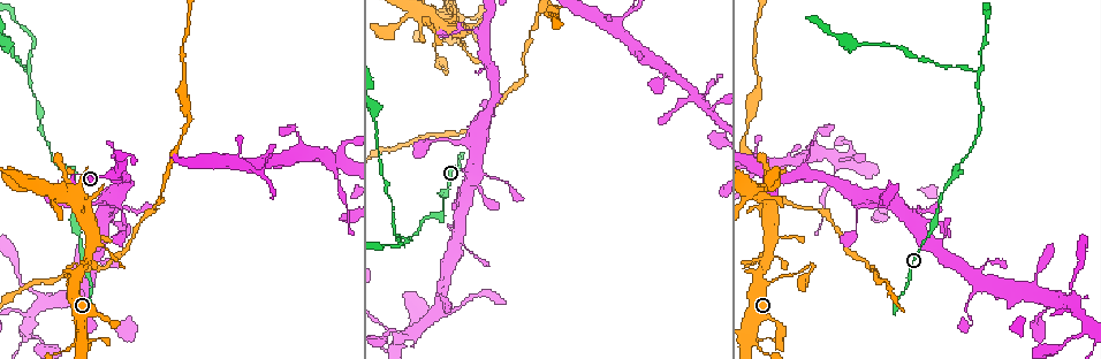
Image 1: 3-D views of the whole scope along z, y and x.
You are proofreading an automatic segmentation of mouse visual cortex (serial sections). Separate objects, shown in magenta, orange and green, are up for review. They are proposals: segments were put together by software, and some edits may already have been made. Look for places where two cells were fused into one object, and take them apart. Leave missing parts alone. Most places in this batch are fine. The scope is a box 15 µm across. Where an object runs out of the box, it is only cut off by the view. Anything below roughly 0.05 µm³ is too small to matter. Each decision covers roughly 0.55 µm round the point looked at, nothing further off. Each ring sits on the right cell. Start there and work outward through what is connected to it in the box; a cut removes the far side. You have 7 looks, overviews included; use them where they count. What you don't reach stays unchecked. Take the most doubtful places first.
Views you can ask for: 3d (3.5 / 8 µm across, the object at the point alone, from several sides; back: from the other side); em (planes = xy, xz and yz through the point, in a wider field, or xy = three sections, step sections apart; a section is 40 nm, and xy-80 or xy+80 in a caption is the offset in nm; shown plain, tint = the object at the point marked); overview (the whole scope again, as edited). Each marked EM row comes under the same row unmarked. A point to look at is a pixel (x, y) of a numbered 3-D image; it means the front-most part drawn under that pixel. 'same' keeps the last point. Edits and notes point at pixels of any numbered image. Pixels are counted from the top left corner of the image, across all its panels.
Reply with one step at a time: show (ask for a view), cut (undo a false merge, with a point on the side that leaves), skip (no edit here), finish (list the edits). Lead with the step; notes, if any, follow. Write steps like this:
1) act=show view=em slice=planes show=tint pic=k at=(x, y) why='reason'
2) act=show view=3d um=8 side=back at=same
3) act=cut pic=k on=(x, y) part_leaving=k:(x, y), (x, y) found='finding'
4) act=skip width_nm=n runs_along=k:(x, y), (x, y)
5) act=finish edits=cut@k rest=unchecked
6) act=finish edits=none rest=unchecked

act=show view=3d um=3.5 pic=1 at=(980, 74)

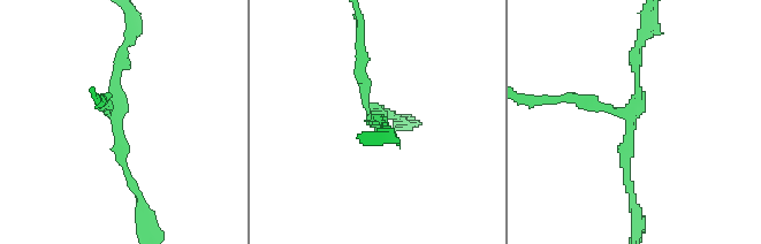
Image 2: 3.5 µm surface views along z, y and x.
act=show view=em slice=xy step=3 show=tint pic=2 at=(628, 121)

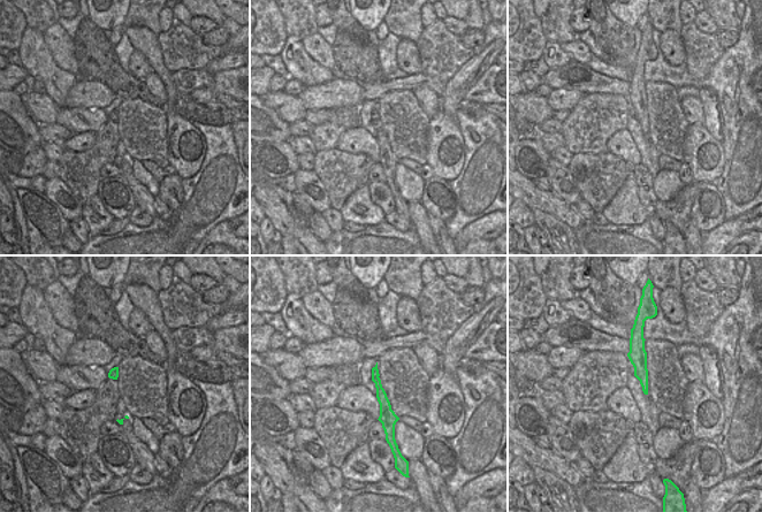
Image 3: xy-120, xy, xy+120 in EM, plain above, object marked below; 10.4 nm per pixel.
act=cut pic=2 on=(360, 74) part_leaving=2:(370, 109), (359, 76), (359, 23) found='two cells meet here'

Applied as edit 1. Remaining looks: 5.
act=show view=overview

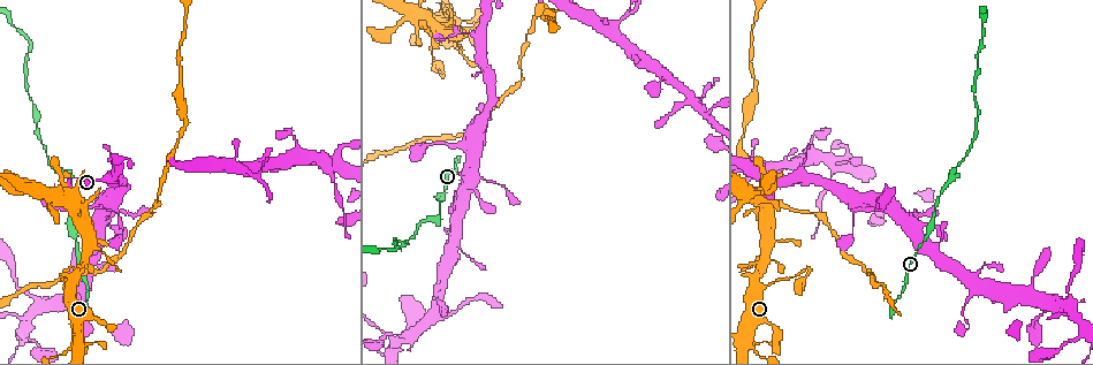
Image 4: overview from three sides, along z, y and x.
act=show view=3d um=3.5 pic=4 at=(433, 61) why='abrupt turn'

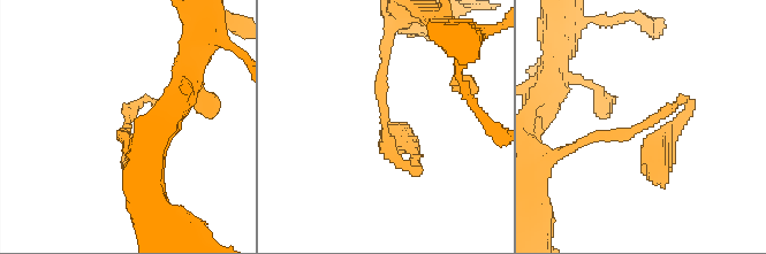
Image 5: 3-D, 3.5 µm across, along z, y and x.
act=show view=em slice=xy step=5 show=tint pic=5 at=(129, 125) why='now the EM'

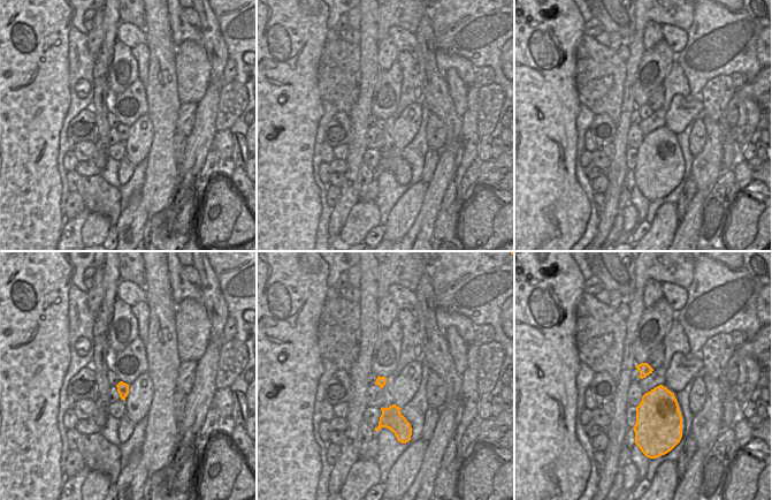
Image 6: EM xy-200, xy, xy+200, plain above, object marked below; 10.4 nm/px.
act=show view=em slice=xy step=3 show=tint at=same why='another direction'

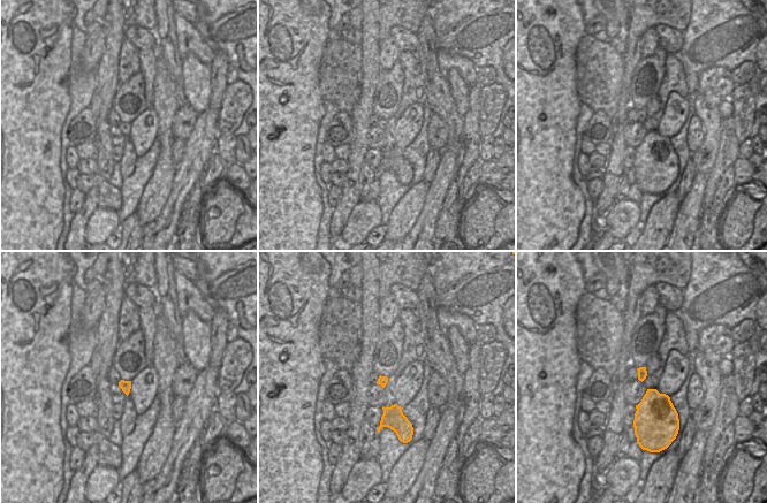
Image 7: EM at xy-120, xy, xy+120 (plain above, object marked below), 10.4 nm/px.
act=skip runs_along=5:(574, 147), (644, 126), (662, 186) found='continuous, no second cell'

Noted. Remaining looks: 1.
act=finish edits=cut@2 rest=unchecked

